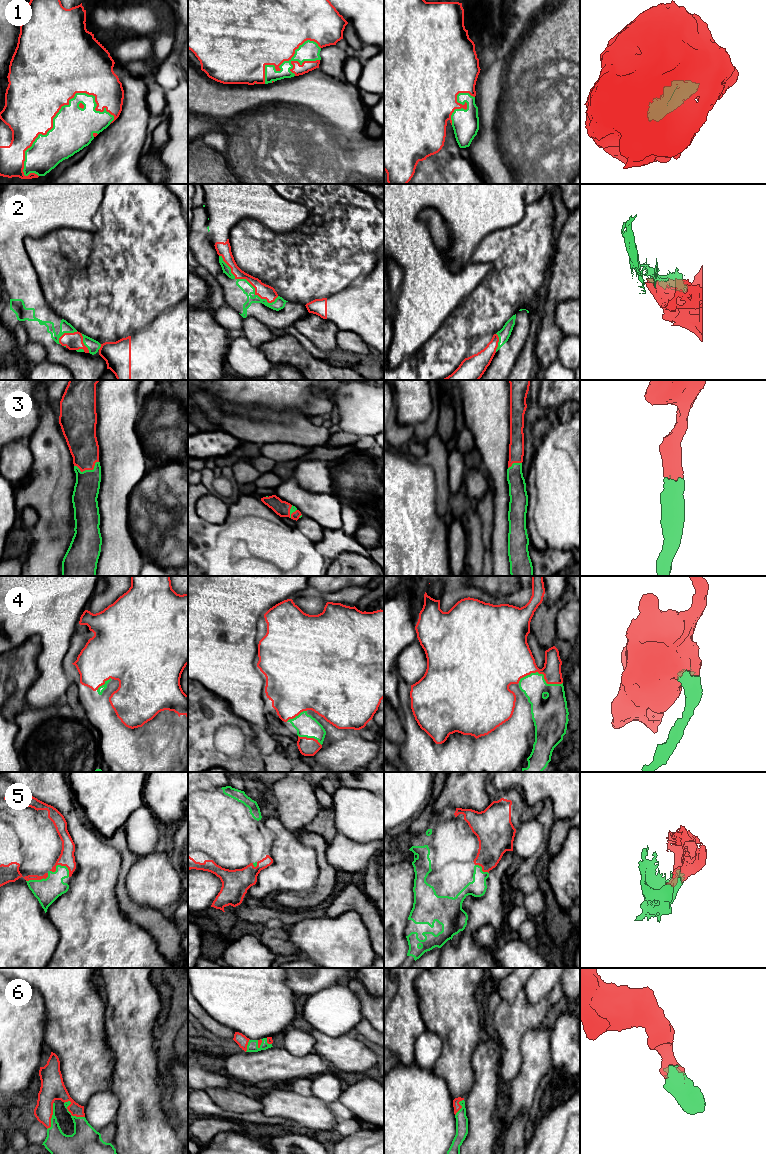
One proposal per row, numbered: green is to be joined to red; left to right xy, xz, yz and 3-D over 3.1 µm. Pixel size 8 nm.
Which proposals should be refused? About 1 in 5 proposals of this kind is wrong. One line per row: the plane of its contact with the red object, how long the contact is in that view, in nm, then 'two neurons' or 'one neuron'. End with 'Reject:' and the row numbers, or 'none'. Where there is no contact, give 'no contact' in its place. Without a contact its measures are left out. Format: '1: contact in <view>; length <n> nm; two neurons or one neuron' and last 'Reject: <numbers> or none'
1: contact in xy; length 850 nm; one neuron
2: contact in xz; length 600 nm; one neuron
3: contact in xy; length 200 nm; one neuron
4: contact in yz; length 360 nm; one neuron
5: contact in xy; length 170 nm; one neuron
6: contact in xy; length 200 nm; one neuron
Reject: none

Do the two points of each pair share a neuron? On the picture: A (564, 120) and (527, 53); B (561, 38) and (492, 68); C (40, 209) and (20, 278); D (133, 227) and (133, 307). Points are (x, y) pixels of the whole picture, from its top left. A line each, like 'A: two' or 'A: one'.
A: one
B: two
C: one
D: one

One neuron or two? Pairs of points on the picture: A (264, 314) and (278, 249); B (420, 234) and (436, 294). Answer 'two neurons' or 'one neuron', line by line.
A: two neurons
B: one neuron

